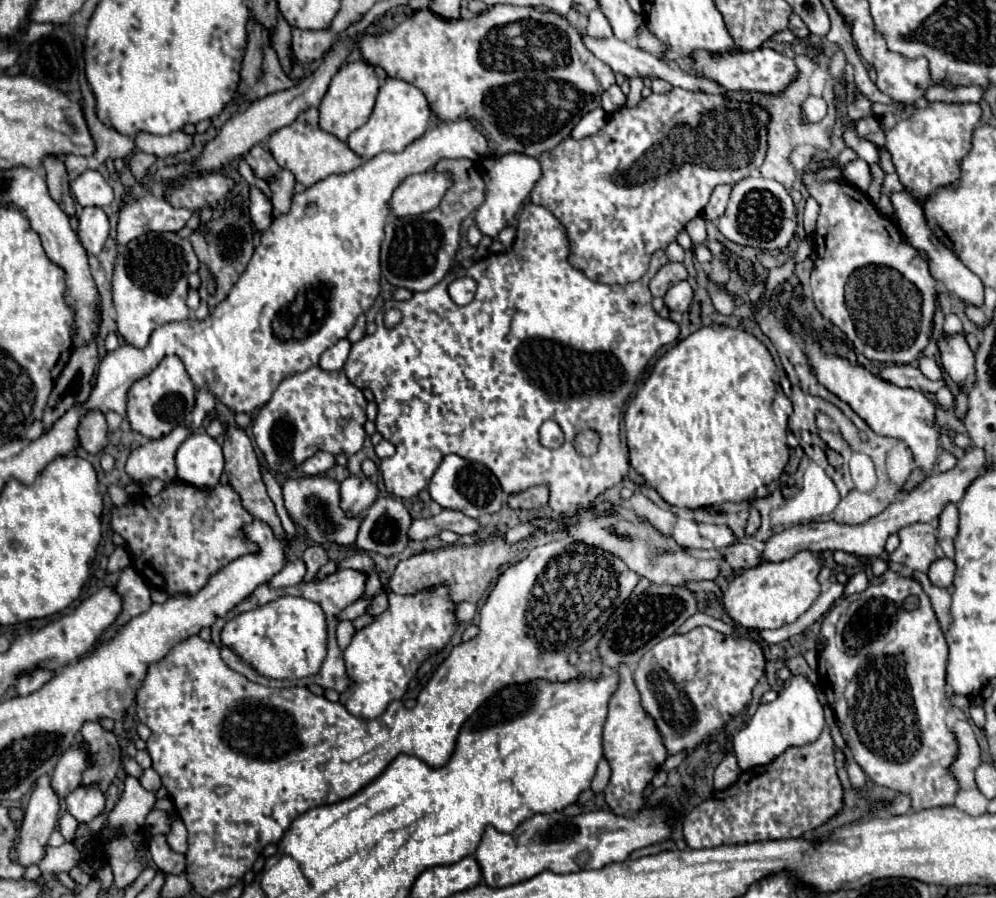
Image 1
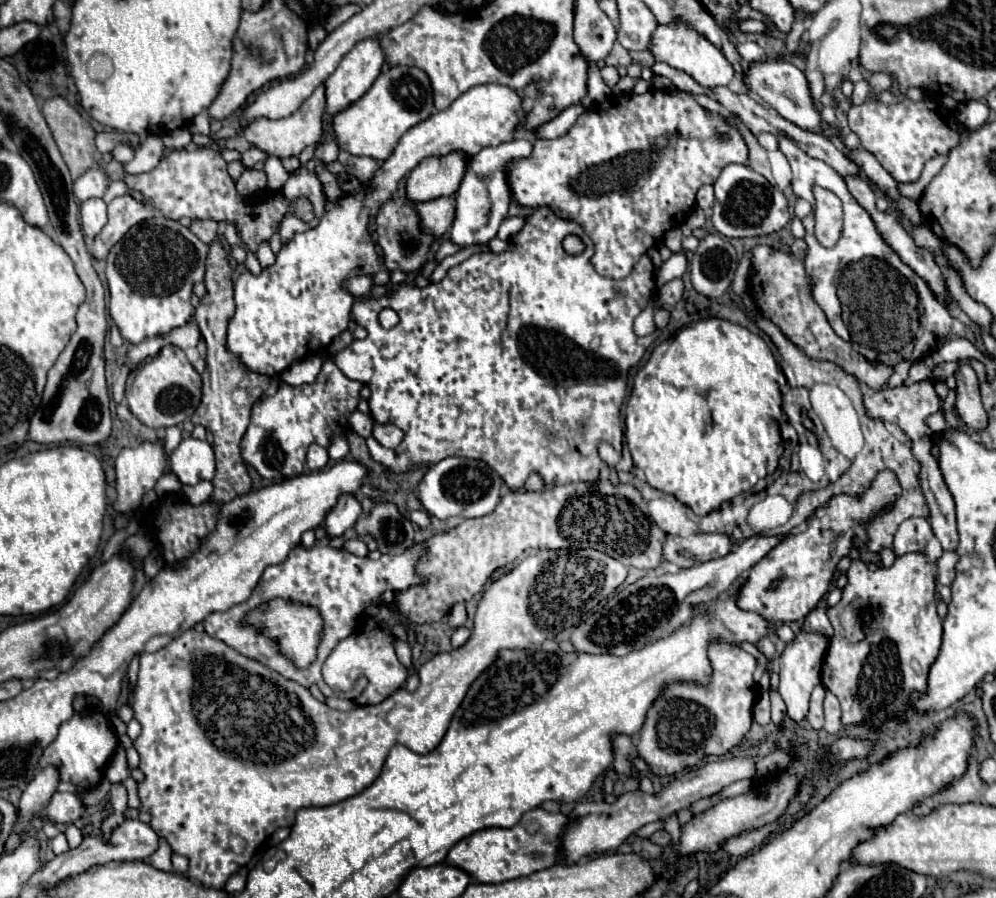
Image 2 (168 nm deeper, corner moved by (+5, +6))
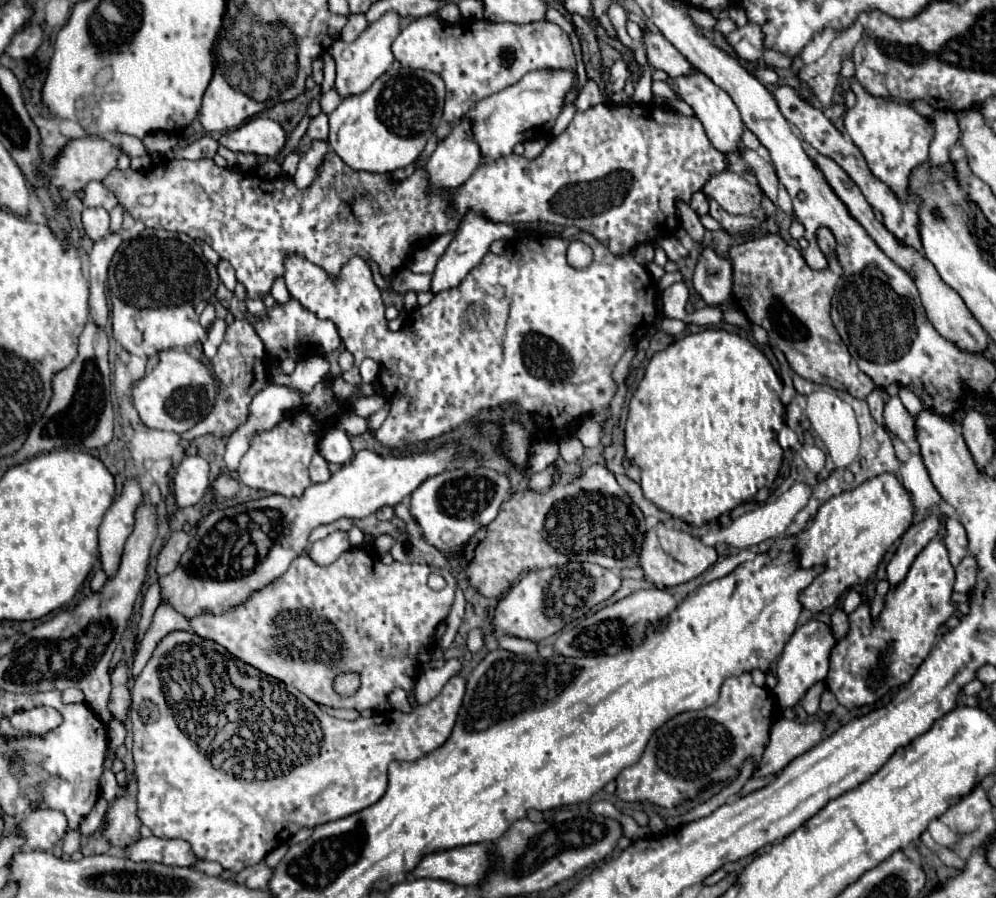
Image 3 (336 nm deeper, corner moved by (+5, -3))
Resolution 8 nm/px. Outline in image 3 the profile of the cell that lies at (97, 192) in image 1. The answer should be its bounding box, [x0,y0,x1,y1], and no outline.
[82,181,118,211]

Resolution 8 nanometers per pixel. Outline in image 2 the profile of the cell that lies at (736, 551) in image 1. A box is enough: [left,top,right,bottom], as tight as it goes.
[662,534,732,568]

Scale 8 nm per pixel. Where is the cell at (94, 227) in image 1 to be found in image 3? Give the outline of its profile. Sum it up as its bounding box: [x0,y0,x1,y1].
[82,207,110,241]

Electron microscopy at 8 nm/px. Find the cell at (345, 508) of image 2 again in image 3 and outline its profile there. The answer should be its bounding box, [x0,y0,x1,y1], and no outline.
[308,531,350,565]

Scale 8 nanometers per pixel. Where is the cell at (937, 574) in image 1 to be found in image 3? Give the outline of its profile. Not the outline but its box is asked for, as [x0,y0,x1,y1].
[954,555,978,593]

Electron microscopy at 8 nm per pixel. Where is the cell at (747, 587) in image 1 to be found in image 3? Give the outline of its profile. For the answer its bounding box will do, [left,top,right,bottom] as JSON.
[794,473,912,615]

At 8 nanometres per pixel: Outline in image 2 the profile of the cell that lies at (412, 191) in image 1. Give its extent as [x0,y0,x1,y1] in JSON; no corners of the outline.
[406,150,466,202]

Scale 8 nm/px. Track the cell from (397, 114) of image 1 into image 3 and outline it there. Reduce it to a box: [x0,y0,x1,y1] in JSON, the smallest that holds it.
[328,69,444,173]

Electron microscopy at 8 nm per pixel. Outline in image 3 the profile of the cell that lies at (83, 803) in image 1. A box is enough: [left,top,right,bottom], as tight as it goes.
[18,809,68,851]

